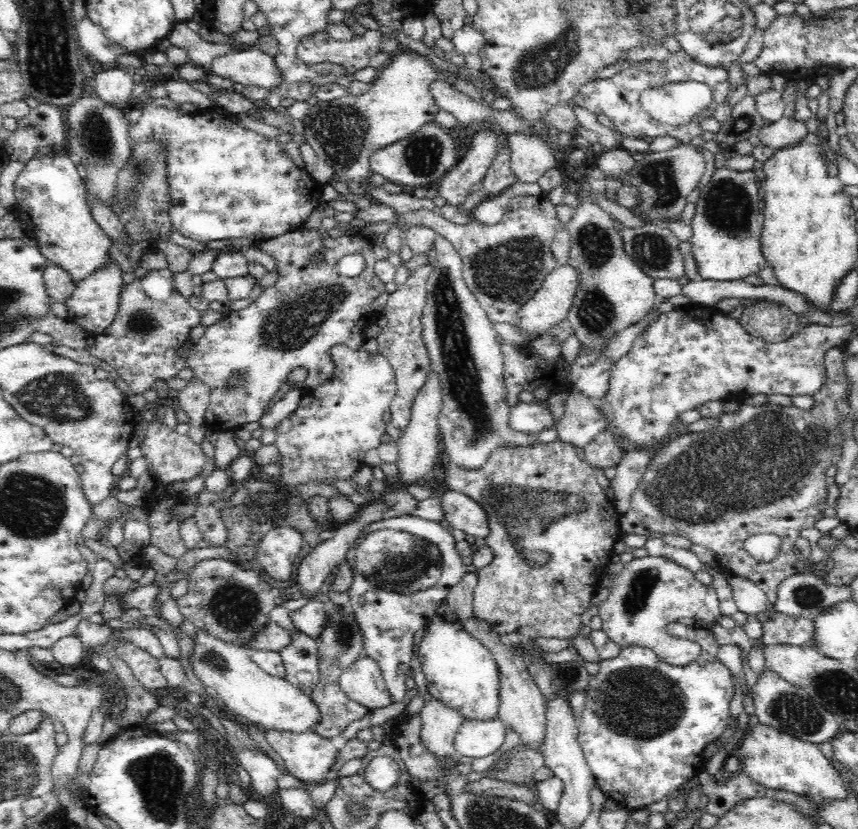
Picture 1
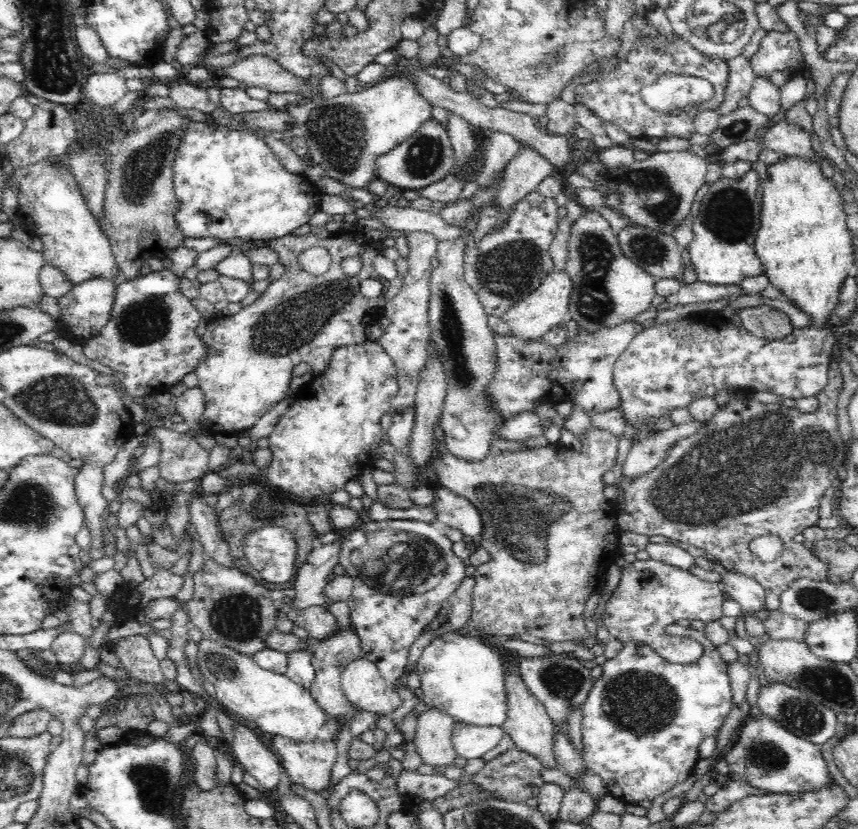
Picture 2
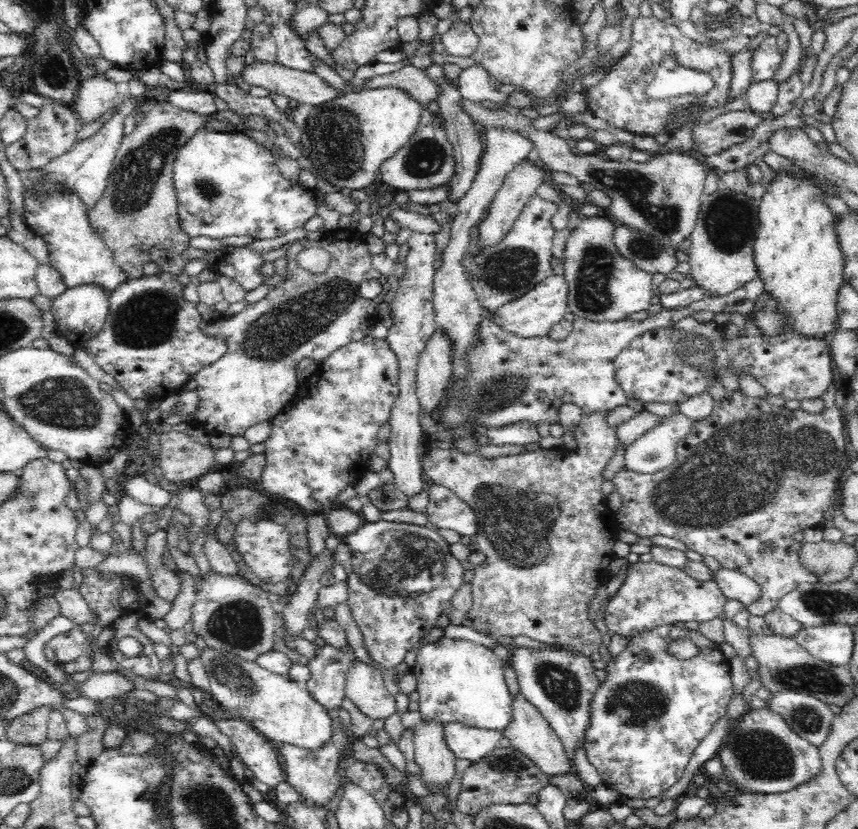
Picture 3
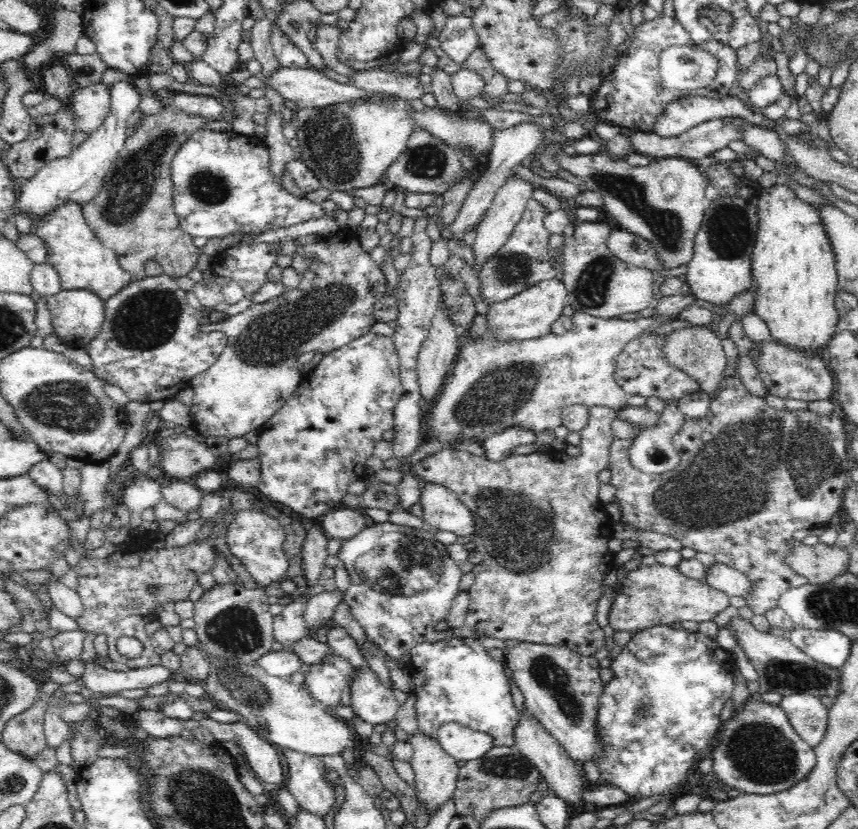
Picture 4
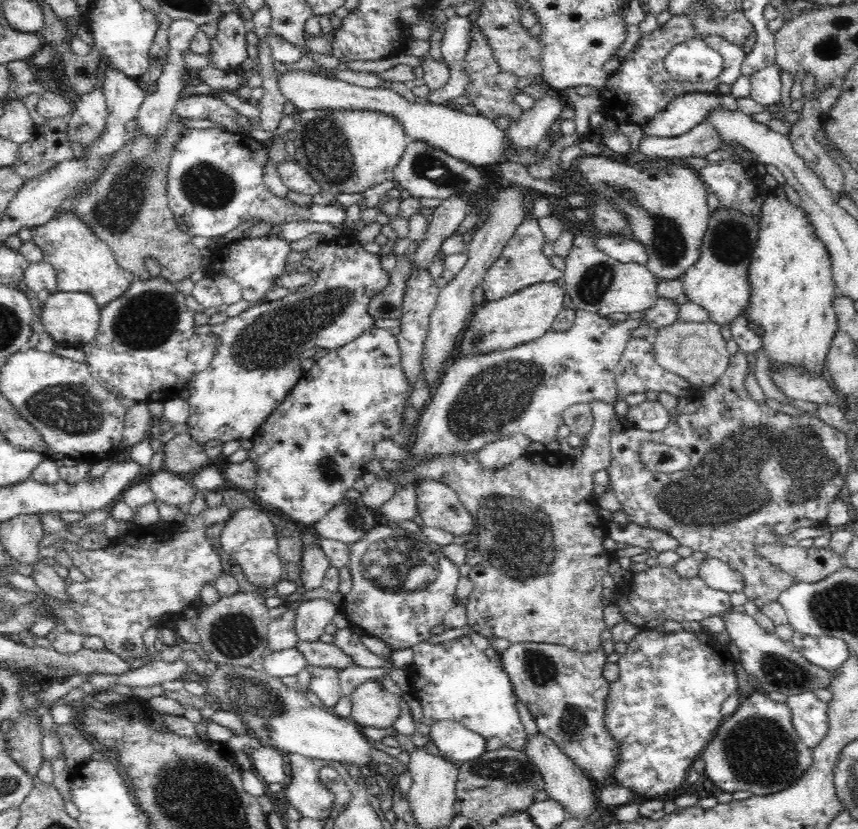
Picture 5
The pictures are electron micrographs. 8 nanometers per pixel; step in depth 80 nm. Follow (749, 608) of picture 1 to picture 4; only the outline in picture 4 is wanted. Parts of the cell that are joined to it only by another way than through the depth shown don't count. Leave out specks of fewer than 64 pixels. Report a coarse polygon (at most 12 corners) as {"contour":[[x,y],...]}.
{"contour":[[717,561],[703,578],[729,598],[746,599],[746,575]]}

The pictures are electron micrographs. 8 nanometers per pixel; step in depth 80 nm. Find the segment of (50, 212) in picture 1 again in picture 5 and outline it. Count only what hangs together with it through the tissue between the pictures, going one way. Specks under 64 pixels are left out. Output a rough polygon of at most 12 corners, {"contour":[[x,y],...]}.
{"contour":[[74,211],[32,227],[58,290],[98,307],[133,274]]}

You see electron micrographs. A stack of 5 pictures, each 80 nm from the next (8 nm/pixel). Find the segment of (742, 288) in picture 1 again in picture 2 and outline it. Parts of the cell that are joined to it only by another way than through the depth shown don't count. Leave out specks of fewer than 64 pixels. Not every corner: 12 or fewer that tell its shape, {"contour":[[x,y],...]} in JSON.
{"contour":[[681,283],[666,296],[674,305],[700,304],[742,294],[742,285]]}

